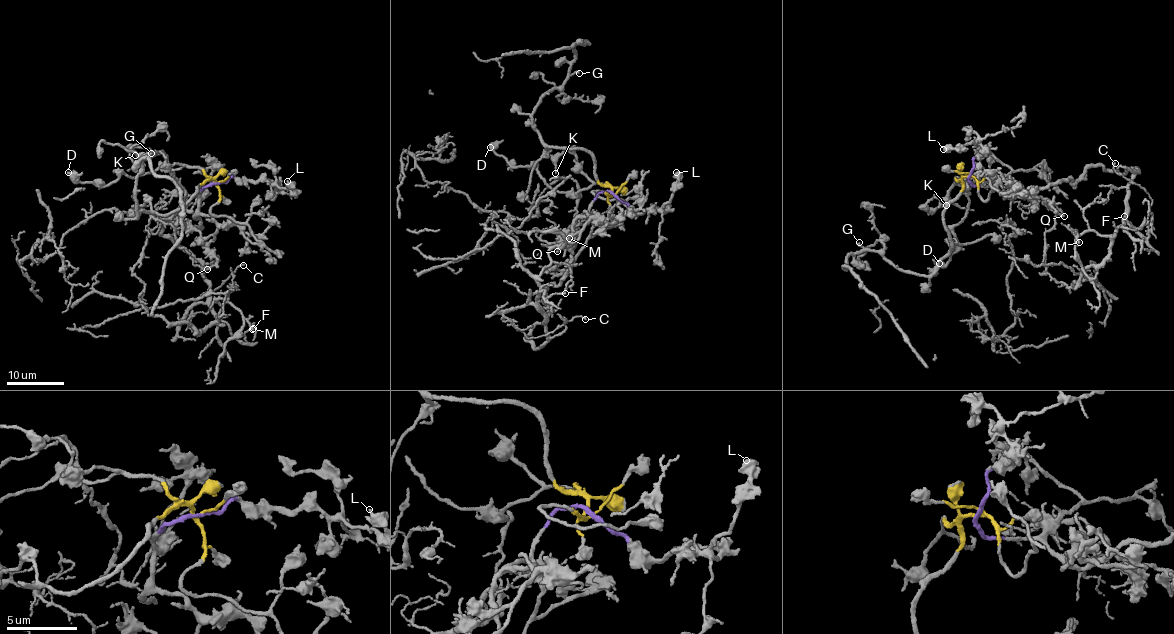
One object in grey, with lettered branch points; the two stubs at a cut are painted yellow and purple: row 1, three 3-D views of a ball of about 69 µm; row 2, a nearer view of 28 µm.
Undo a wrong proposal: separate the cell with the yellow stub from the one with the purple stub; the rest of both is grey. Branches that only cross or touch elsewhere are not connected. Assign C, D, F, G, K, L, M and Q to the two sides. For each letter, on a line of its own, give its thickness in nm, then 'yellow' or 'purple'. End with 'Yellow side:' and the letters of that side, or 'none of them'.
C: calibre 120 nm; purple
D: calibre 170 nm; yellow
F: calibre 180 nm; purple
G: calibre 100 nm; yellow
K: calibre 120 nm; yellow
L: calibre 400 nm; purple
M: calibre 160 nm; purple
Q: calibre 140 nm; purple
Yellow side: D, G, K

